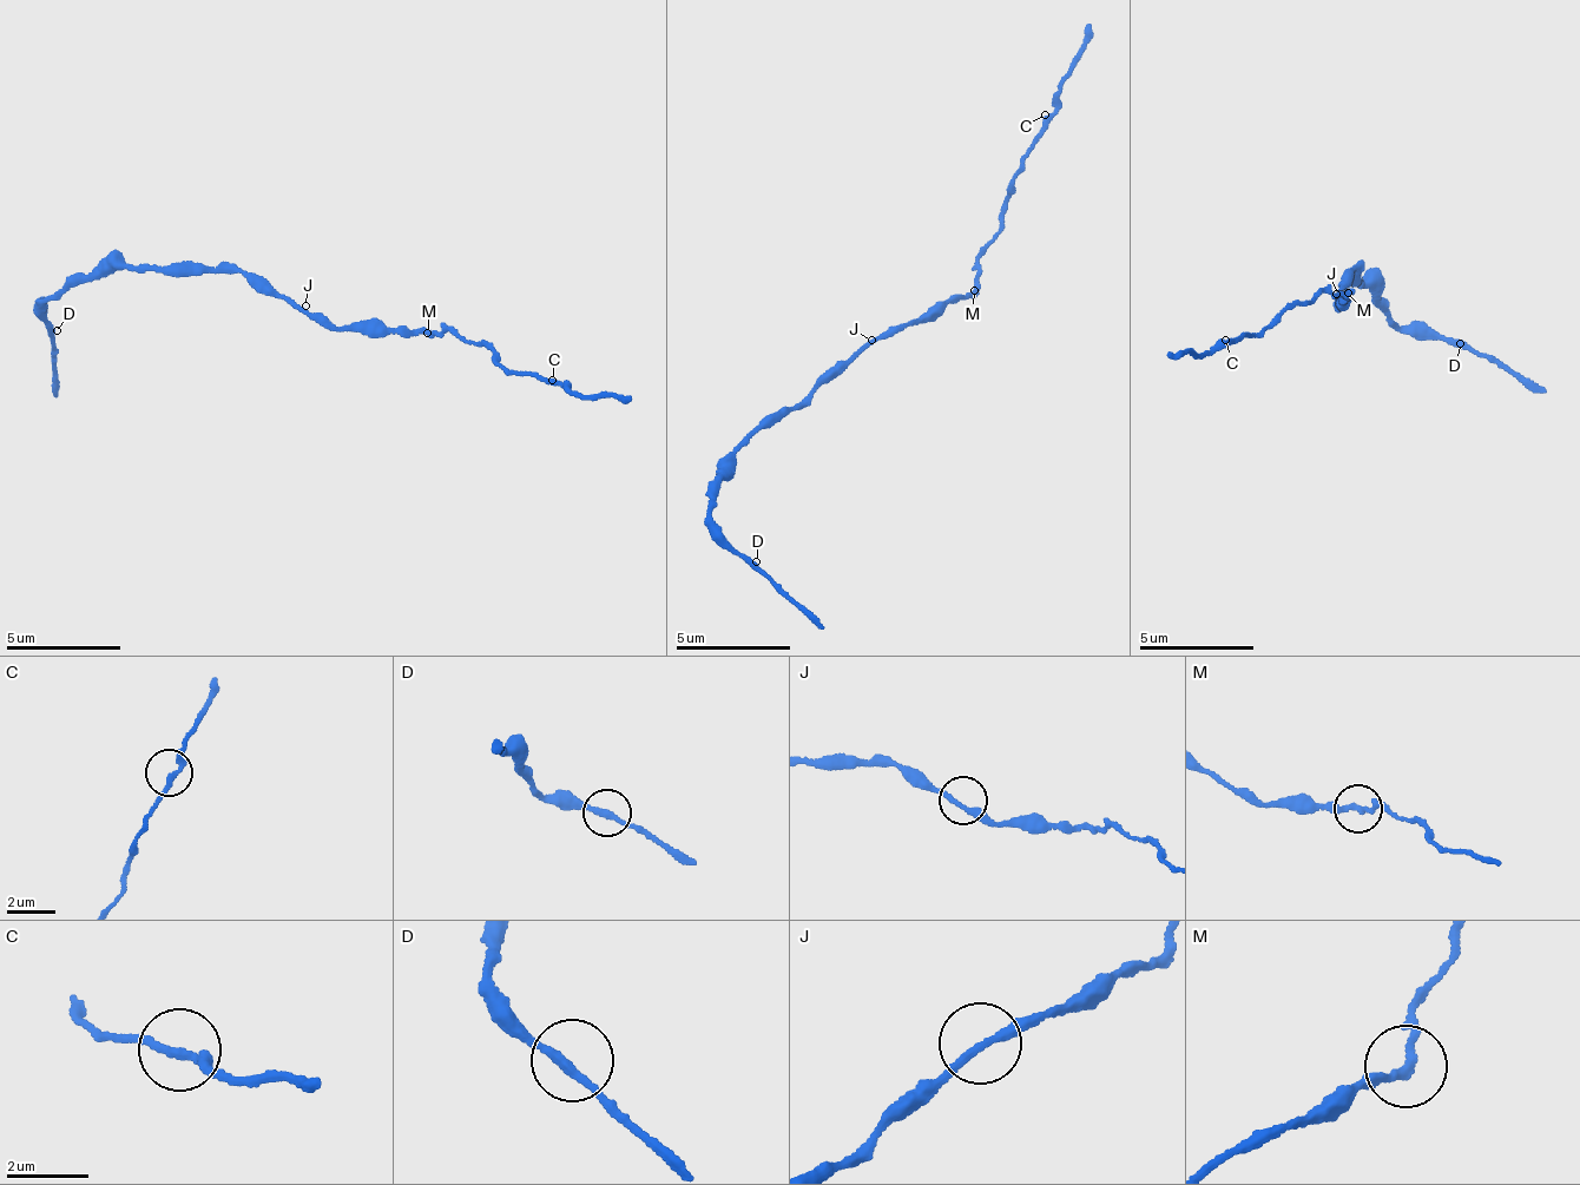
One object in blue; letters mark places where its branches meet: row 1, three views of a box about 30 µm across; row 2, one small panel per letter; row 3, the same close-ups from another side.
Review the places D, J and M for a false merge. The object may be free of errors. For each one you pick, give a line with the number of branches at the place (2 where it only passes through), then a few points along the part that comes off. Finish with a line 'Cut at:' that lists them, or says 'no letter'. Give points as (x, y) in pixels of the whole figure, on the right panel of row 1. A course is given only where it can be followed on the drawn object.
M: 2 | (1349, 291), (1311, 293), (1307, 304), (1292, 302), (1228, 349), (1169, 357)
Cut at: M

